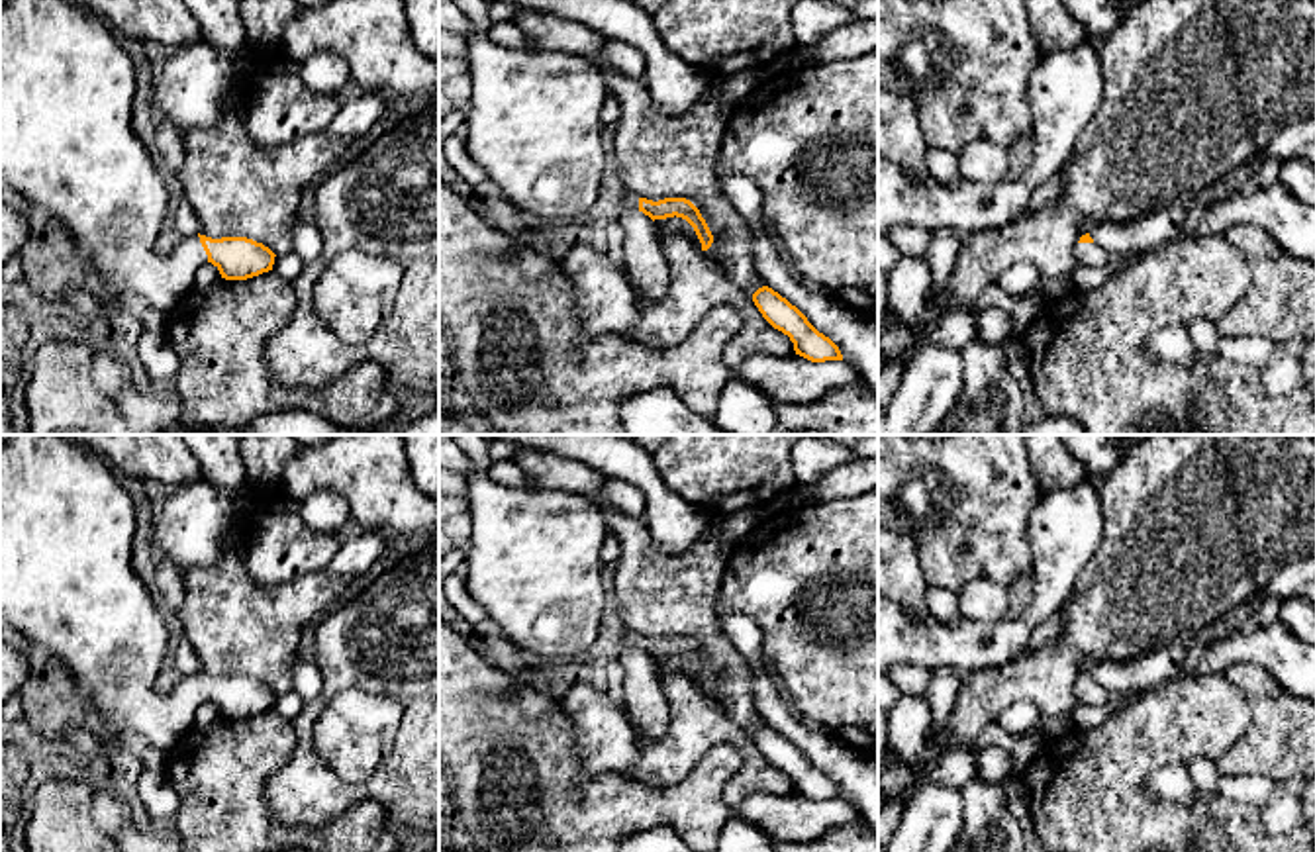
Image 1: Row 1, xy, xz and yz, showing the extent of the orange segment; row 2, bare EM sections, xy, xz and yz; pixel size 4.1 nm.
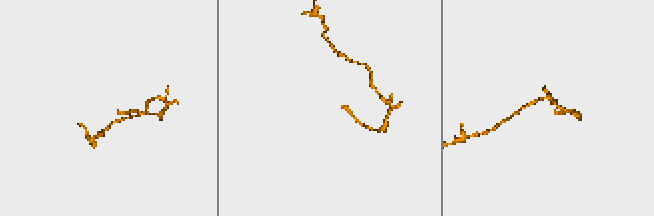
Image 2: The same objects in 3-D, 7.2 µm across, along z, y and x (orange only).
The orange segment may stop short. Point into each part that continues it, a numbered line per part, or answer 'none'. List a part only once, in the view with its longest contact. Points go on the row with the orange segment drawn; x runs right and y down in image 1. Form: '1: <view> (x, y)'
1: xy (67, 83)

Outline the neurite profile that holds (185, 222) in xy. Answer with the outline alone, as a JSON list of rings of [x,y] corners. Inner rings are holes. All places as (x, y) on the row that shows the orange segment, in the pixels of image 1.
[[[182,200],[176,208],[174,208],[174,227],[176,231],[182,235],[184,241],[196,237],[198,227],[196,227],[196,217],[194,217],[194,210],[192,206]]]

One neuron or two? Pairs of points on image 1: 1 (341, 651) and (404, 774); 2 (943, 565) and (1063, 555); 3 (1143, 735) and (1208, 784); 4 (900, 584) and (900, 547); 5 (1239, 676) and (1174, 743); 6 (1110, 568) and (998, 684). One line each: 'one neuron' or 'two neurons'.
1: one neuron
2: two neurons
3: two neurons
4: one neuron
5: two neurons
6: one neuron

